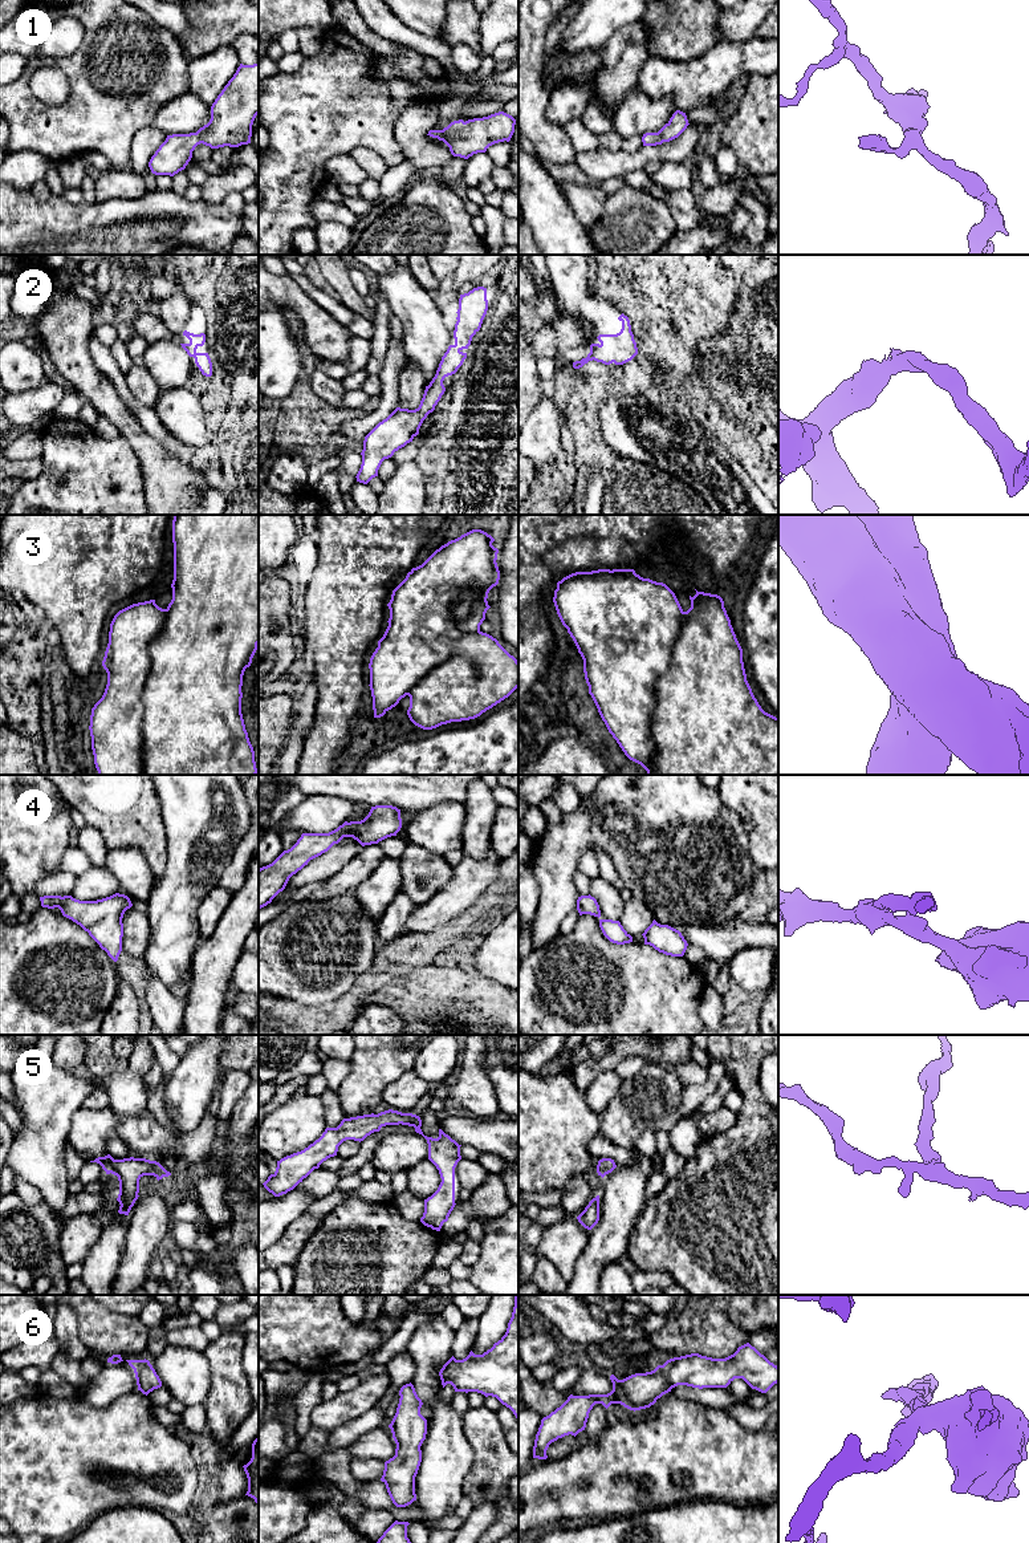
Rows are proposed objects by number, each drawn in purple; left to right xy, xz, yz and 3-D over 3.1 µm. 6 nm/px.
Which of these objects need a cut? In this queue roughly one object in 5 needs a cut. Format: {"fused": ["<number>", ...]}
{"fused": ["3"]}

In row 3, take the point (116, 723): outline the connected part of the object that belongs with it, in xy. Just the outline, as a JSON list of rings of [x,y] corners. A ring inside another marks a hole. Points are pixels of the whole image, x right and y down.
[[[150,600],[119,610],[110,624],[109,643],[102,661],[107,685],[102,698],[91,708],[89,726],[98,775],[143,775],[142,691],[151,667],[149,646],[164,622],[166,609]]]

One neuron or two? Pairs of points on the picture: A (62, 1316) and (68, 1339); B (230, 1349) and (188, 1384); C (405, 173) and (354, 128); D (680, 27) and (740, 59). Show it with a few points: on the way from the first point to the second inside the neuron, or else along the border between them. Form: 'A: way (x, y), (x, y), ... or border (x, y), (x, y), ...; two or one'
A: way (65, 1322), (66, 1334); one
B: border (202, 1352), (210, 1369), (210, 1391), (207, 1397); two
C: border (403, 159), (389, 167); two
D: border (723, 39), (704, 53), (687, 61); two

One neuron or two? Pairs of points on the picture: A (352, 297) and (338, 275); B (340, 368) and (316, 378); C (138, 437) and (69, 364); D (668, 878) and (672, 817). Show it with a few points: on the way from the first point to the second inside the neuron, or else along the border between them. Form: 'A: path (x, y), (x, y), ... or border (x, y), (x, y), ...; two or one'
A: path (346, 292), (340, 280); one
B: border (322, 366), (330, 377), (340, 381); two
C: path (122, 418), (88, 382); one
D: path (671, 864), (671, 832); one

